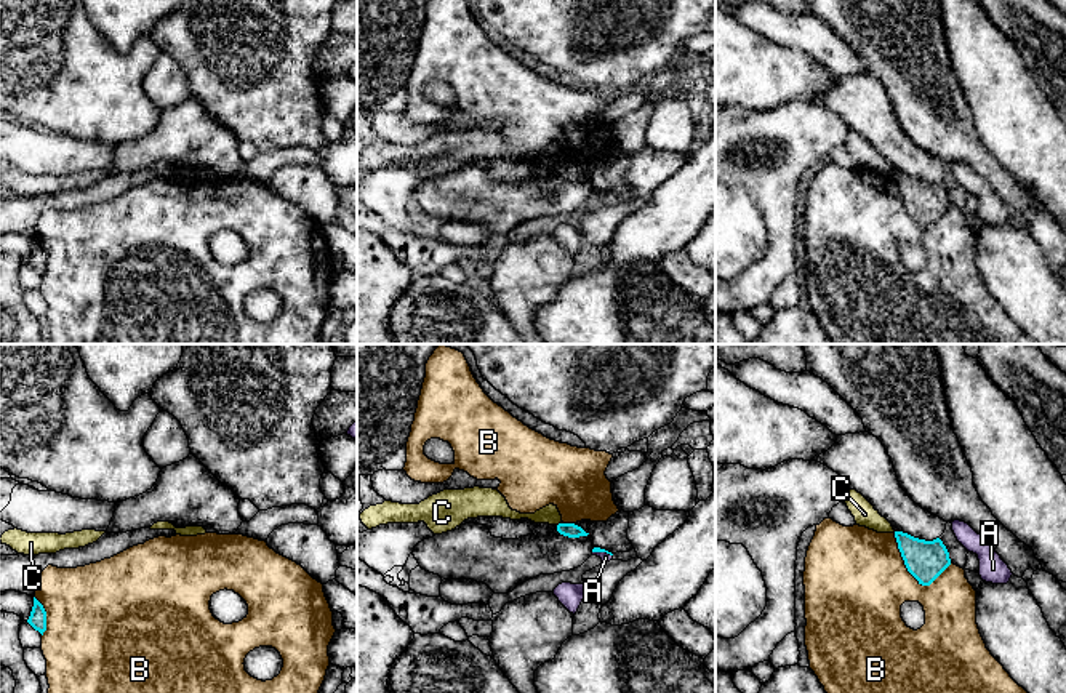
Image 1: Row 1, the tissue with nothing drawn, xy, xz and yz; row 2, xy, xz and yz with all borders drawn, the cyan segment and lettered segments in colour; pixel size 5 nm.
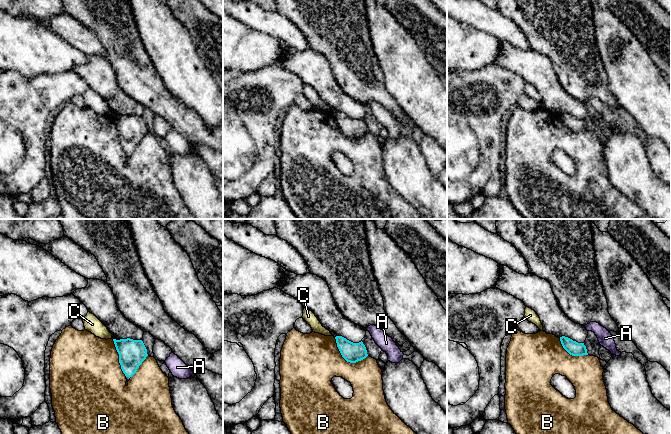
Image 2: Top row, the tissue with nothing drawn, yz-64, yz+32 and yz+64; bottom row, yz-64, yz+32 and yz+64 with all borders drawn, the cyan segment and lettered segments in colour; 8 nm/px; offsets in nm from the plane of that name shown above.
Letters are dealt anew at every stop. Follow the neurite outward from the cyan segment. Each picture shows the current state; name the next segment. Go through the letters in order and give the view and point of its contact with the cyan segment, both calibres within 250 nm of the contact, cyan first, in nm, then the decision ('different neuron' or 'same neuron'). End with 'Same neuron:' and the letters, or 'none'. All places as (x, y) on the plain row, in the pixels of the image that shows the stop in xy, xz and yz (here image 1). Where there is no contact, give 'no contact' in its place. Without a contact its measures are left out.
A: meets cyan in xz at (602, 192); 30 nm thick on the cyan side, 50 nm on the other; different neuron
B: meets cyan in yz at (911, 215); 200 nm thick on the cyan side, 460 nm on the other; different neuron
C: meets cyan in xz at (559, 165); 70 nm thick on the cyan side, 90 nm on the other; different neuron
Same neuron: none

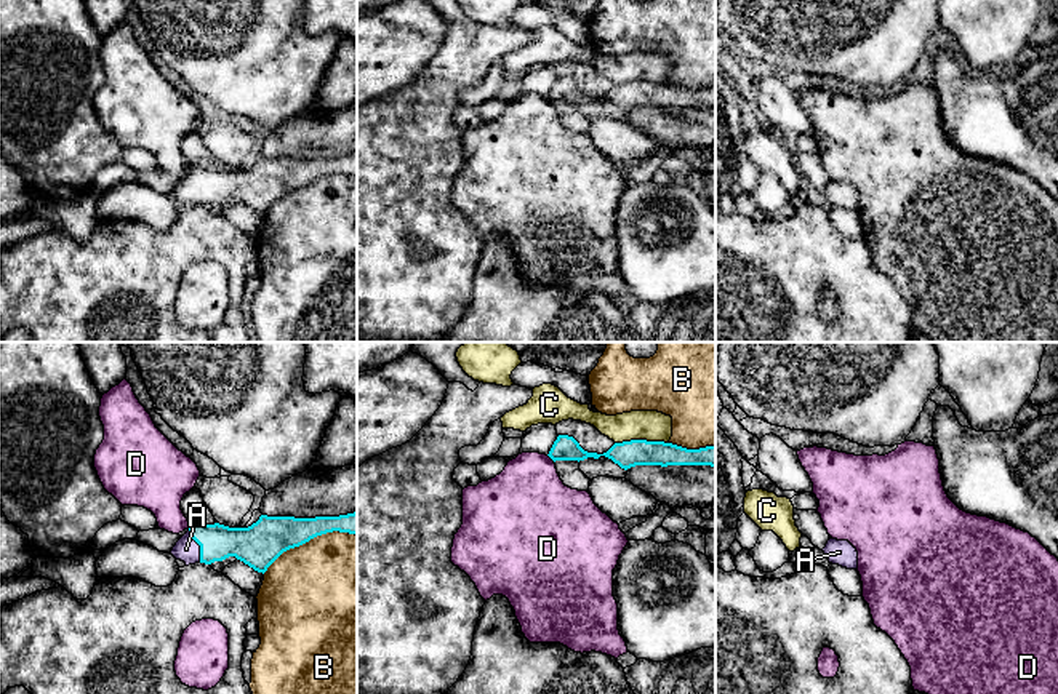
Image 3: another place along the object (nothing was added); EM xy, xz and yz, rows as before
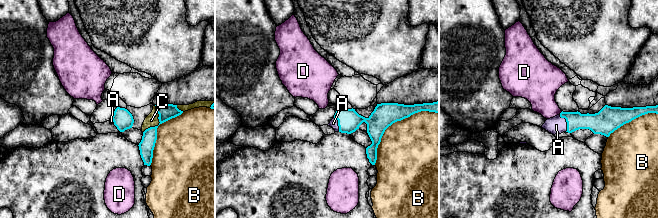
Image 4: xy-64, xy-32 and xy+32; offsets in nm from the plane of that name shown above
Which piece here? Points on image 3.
A: meets cyan in xy at (199, 186); 180 nm thick on the cyan side, 120 nm on the other; same neuron
B: meets cyan in xy at (309, 181); 220 nm thick on the cyan side, 500 nm on the other; different neuron
C: meets cyan in xz at (641, 82); 140 nm thick on the cyan side, 160 nm on the other; different neuron
D: meets cyan in xz at (551, 99); 130 nm thick on the cyan side, 400 nm on the other; different neuron
Same neuron: A

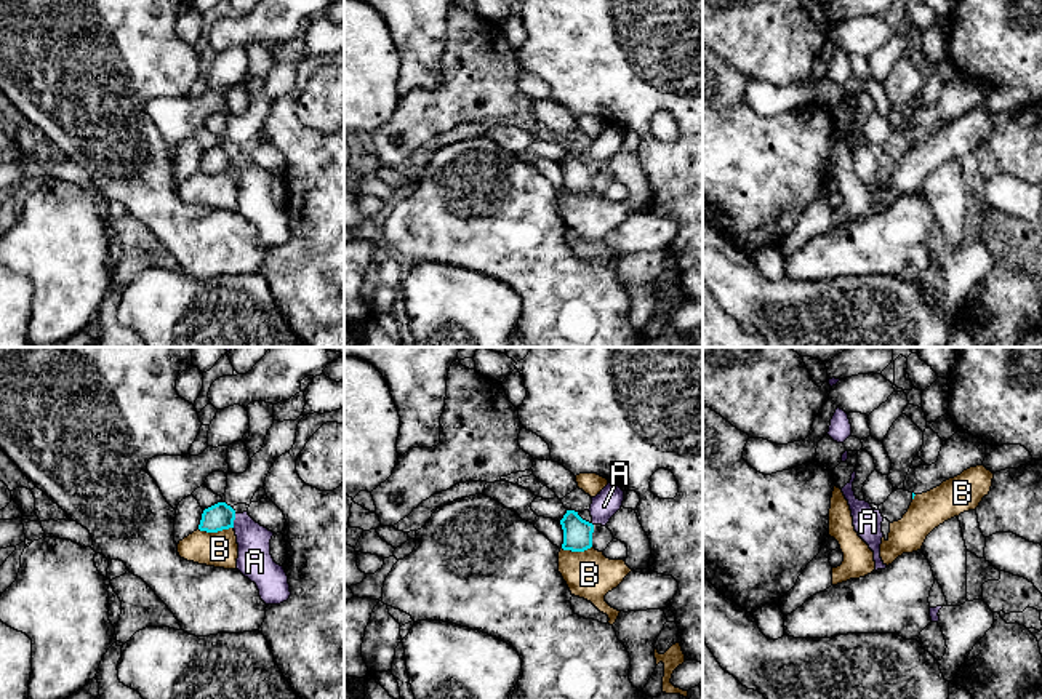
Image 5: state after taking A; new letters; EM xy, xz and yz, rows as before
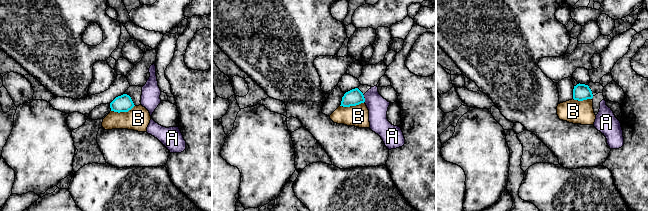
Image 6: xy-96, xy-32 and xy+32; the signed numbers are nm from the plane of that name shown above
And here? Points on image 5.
A: meets cyan in xy at (234, 160); 140 nm thick on the cyan side, 180 nm on the other; different neuron
B: meets cyan in xy at (215, 173); 140 nm thick on the cyan side, 180 nm on the other; different neuron
Same neuron: none

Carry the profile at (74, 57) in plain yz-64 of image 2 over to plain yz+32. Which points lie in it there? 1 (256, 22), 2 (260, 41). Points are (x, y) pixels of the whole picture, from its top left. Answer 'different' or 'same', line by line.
1: different
2: same

